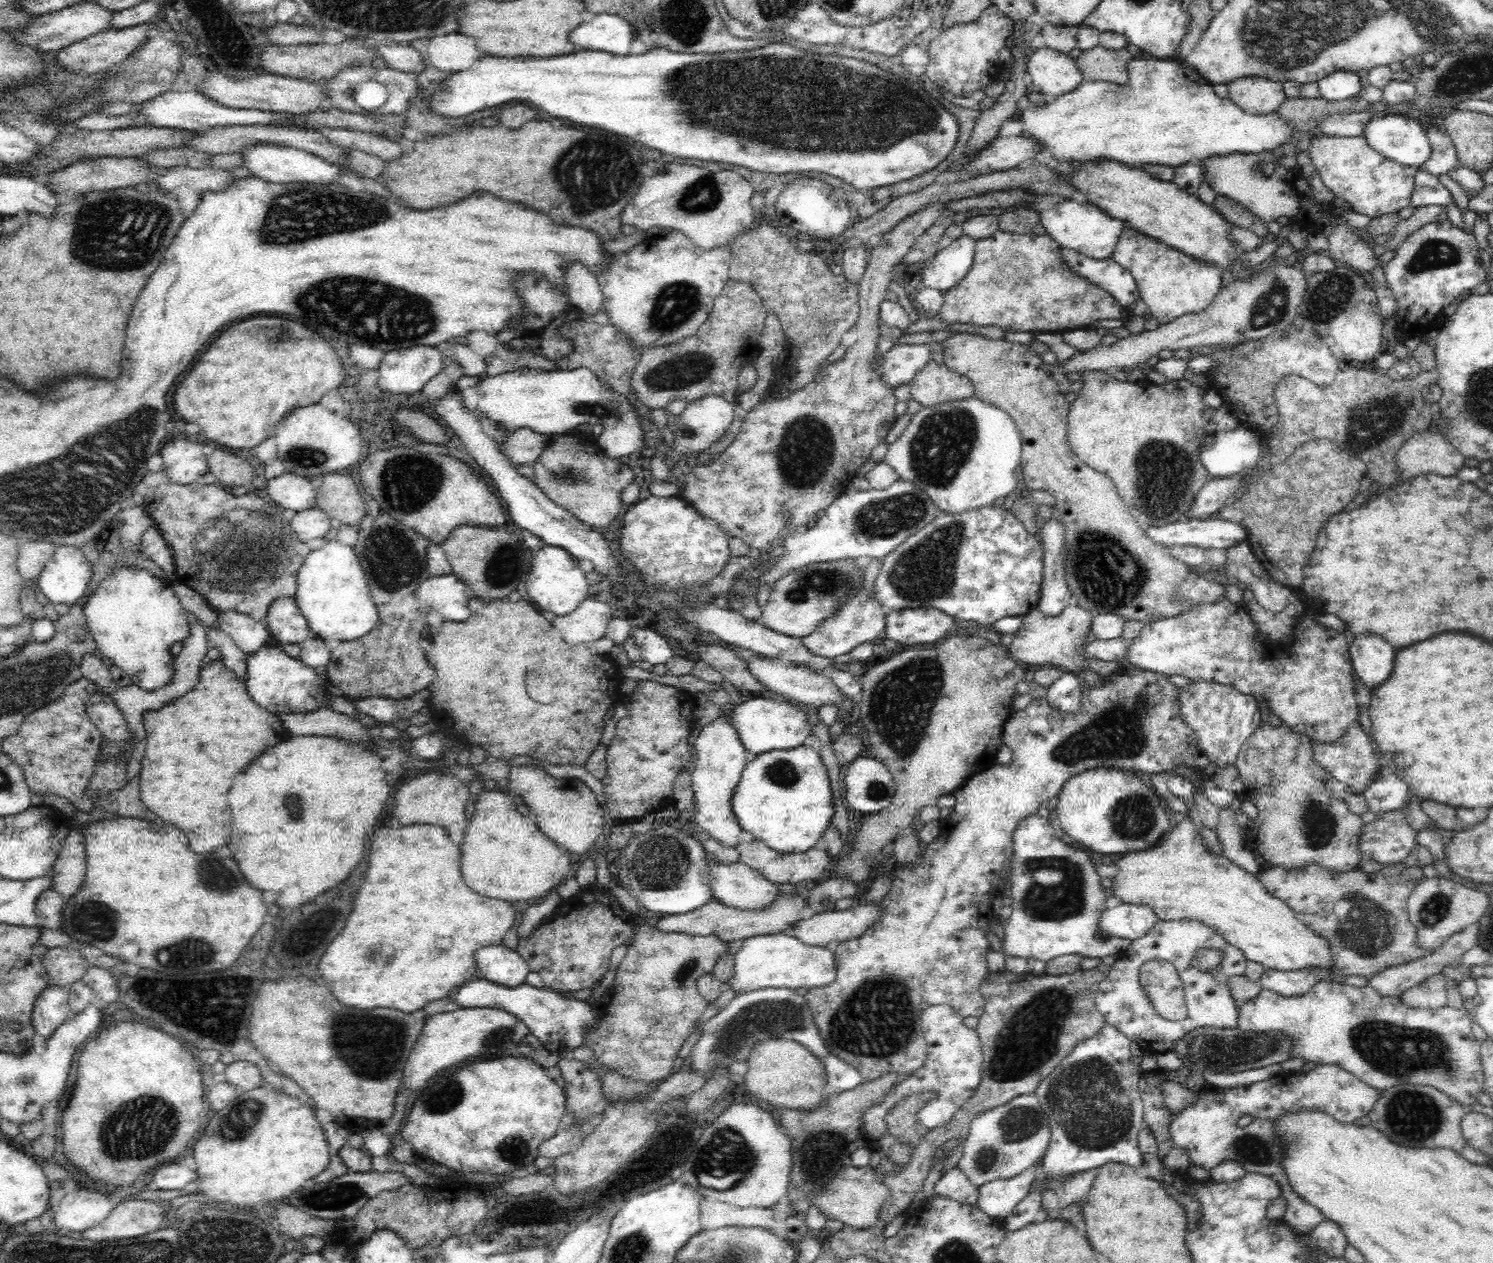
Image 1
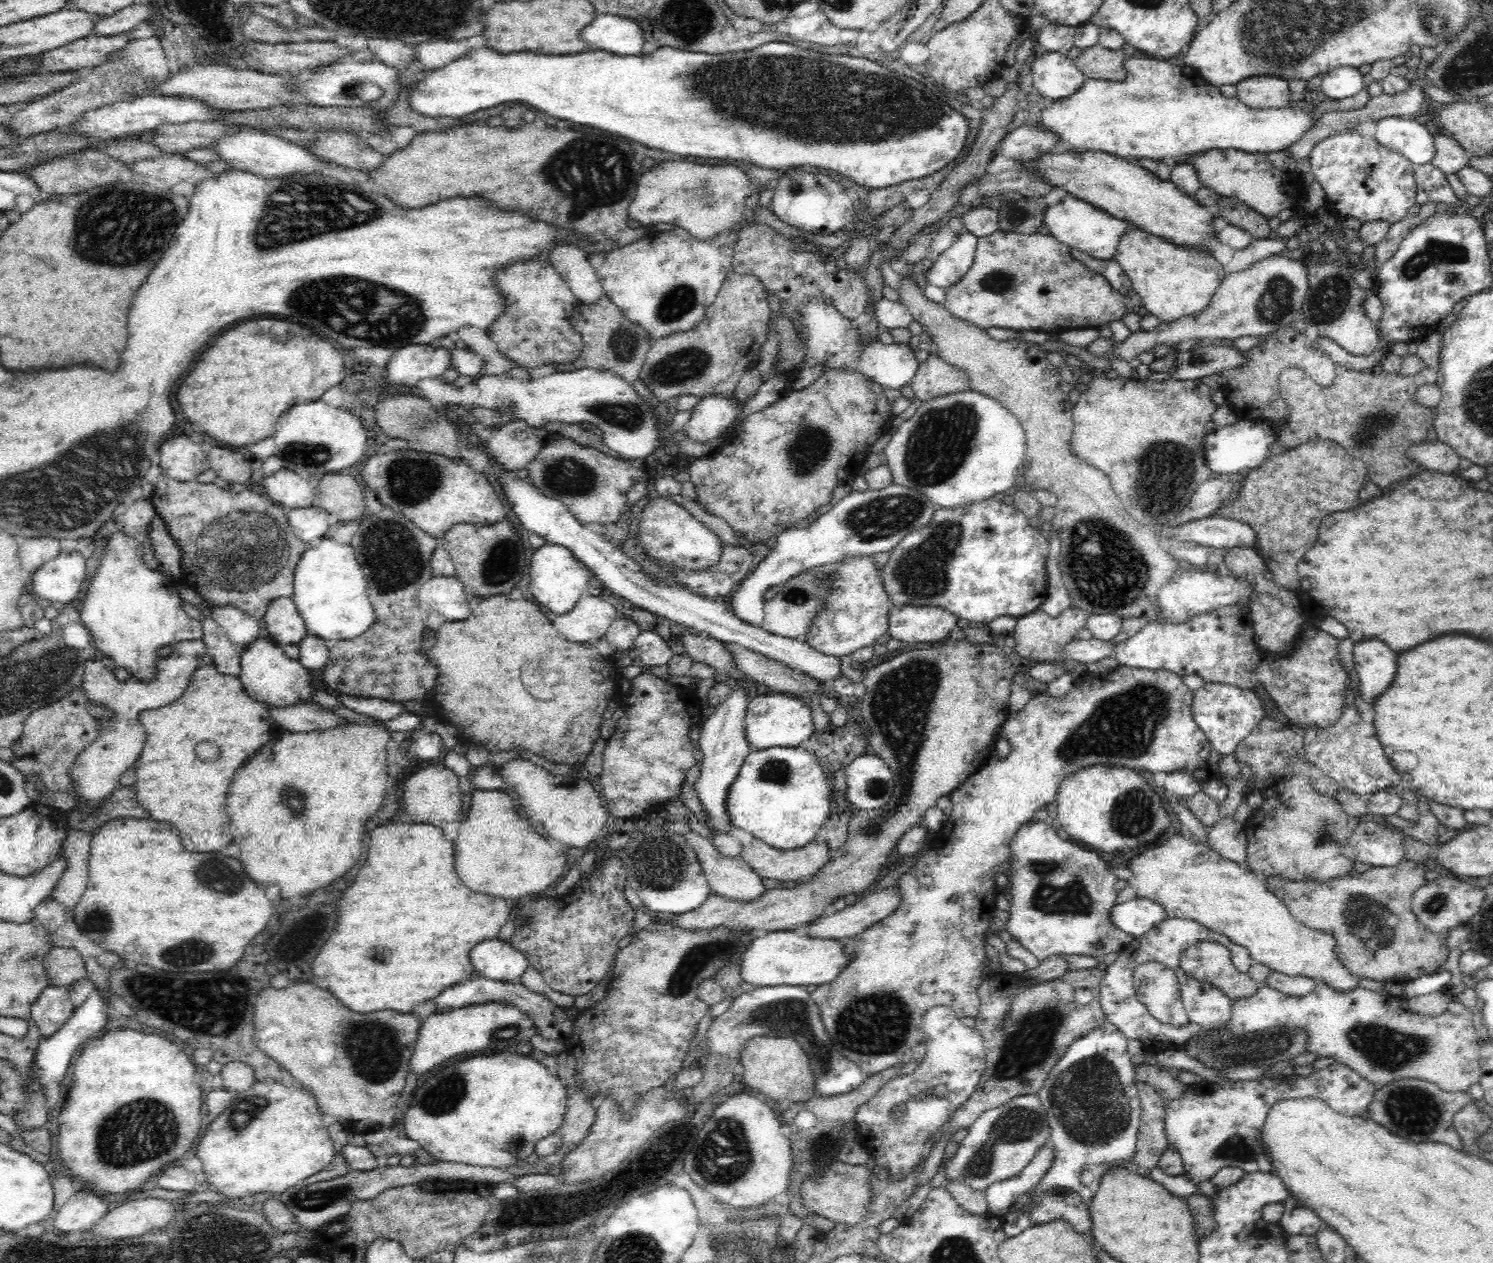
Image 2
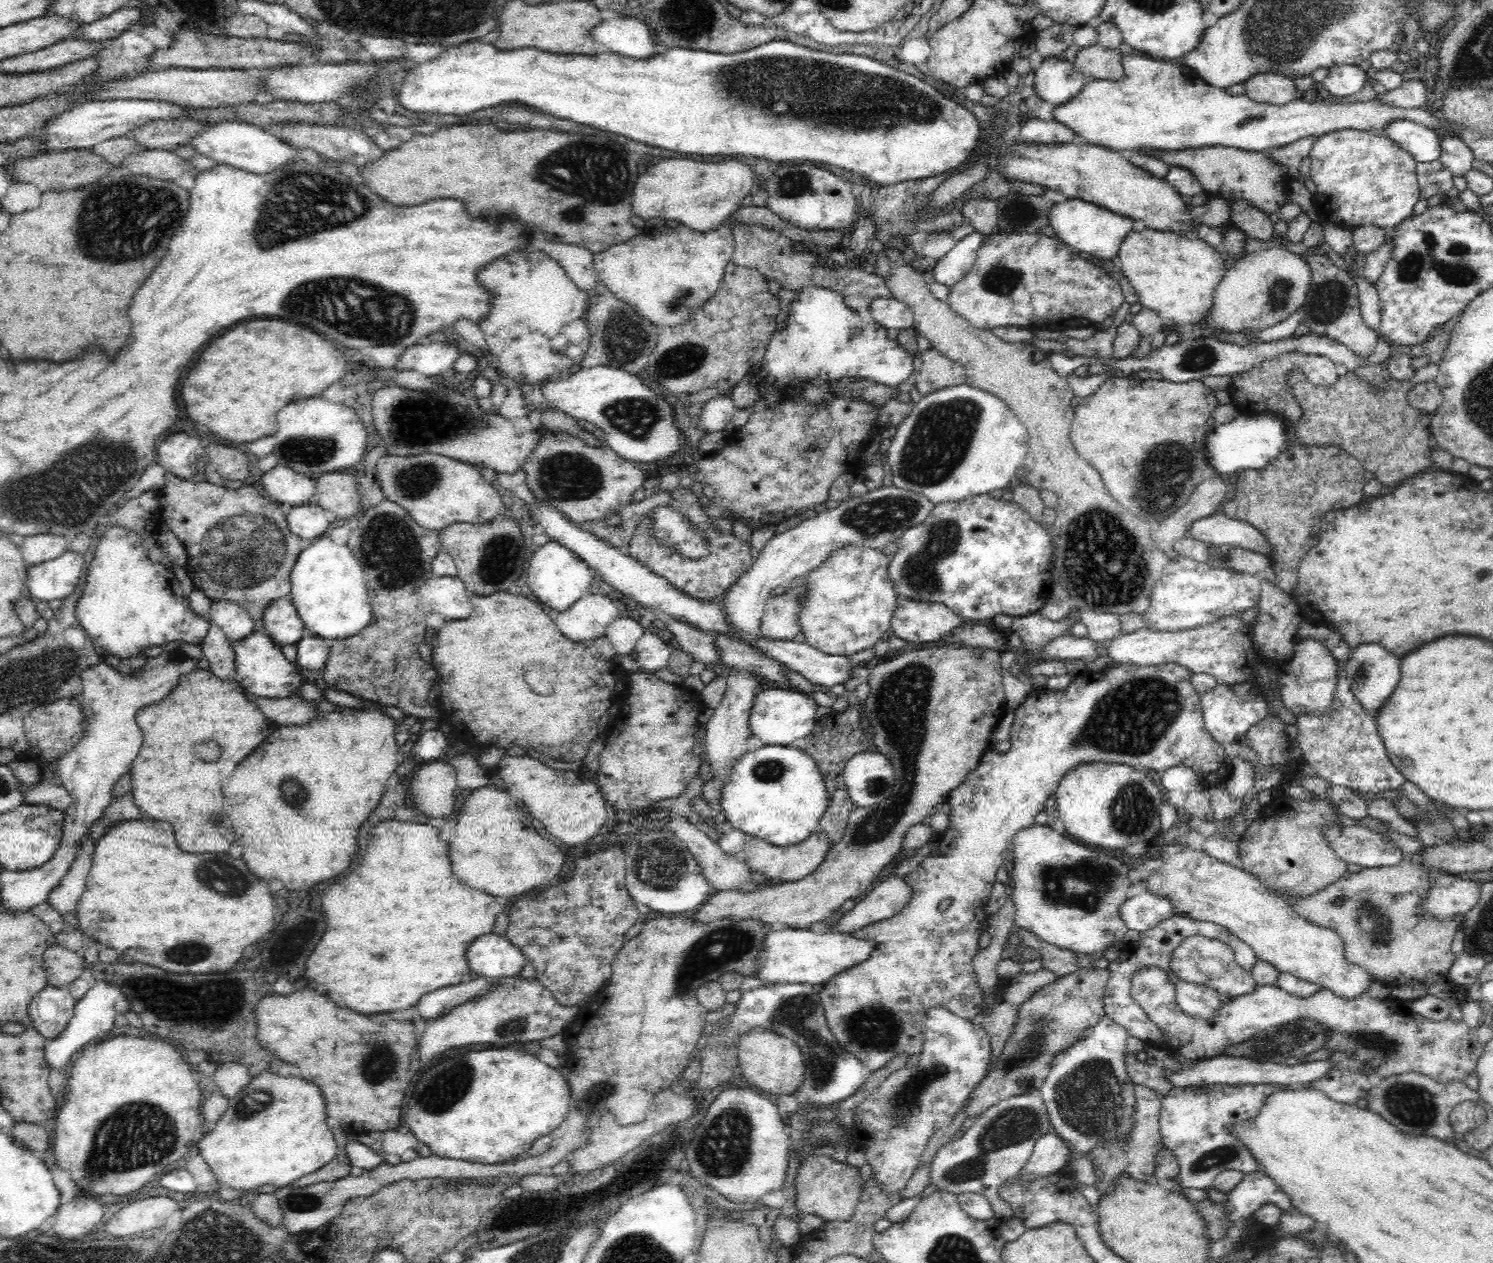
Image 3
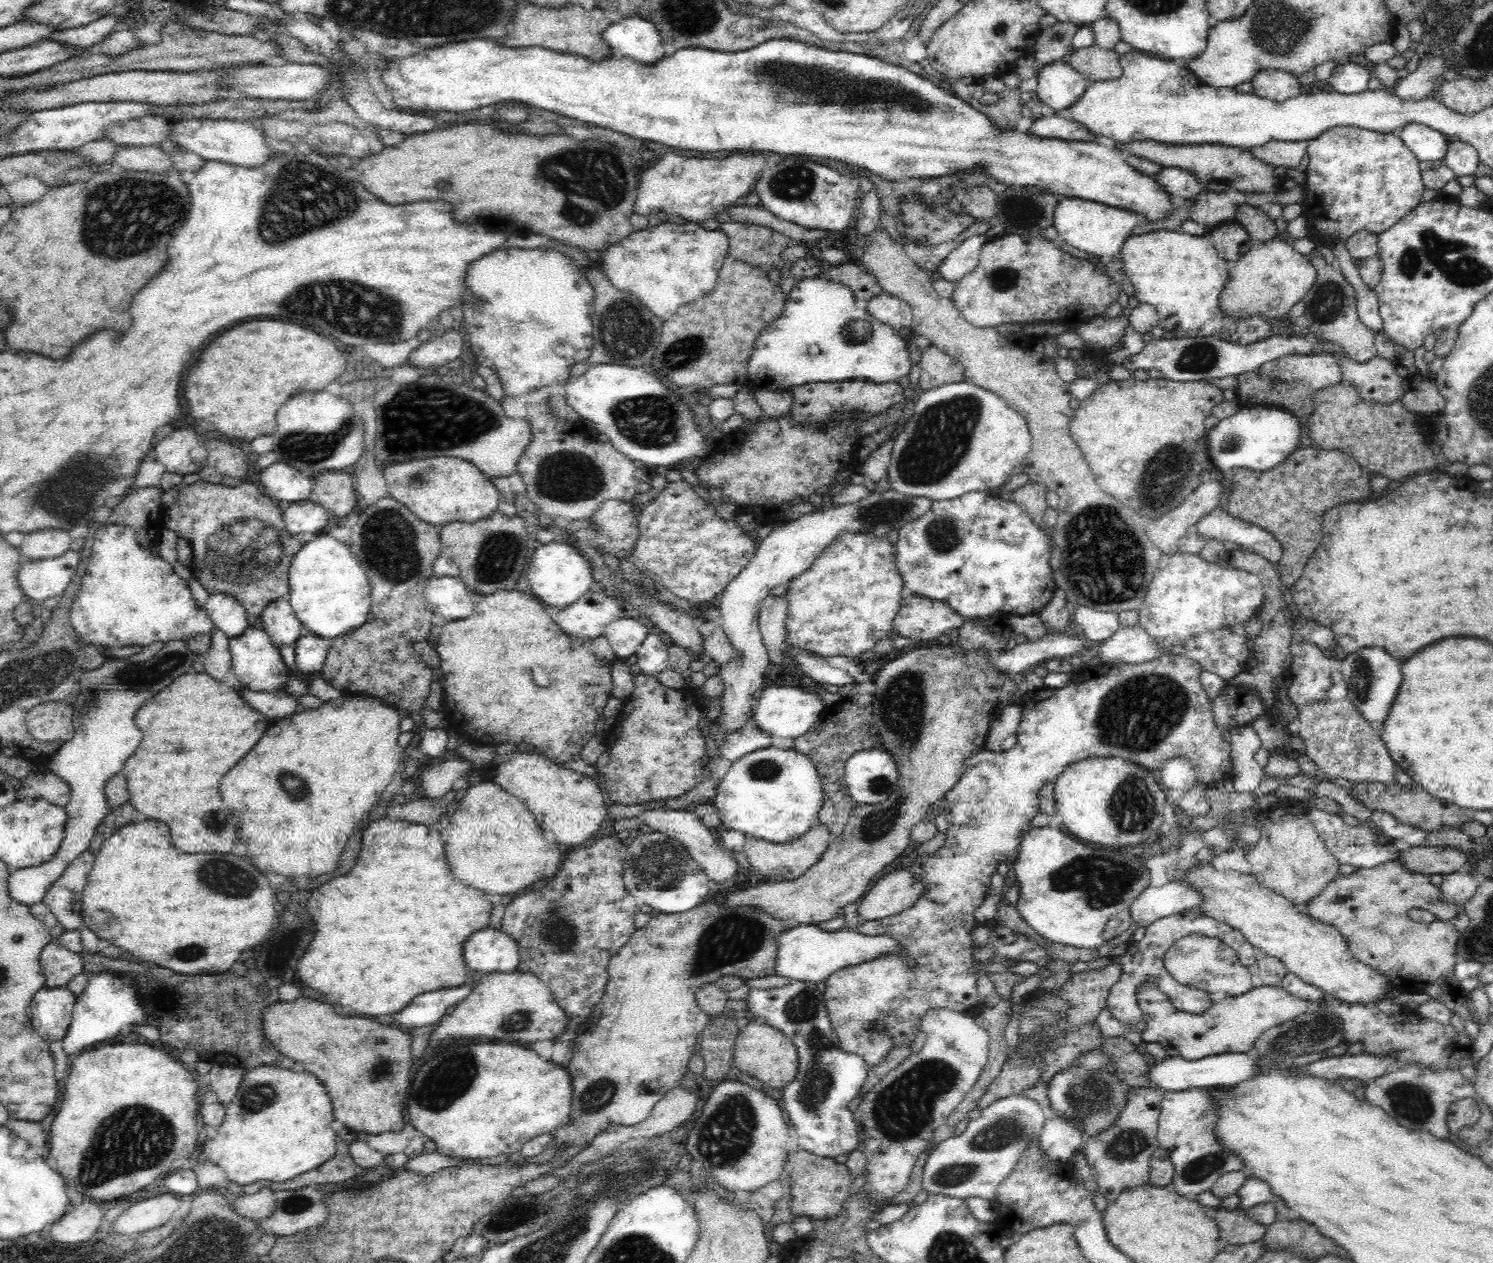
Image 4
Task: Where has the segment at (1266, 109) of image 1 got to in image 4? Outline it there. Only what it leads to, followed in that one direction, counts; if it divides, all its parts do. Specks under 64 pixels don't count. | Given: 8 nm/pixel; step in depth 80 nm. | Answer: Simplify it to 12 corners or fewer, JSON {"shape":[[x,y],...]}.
{"shape":[[1264,69],[1252,93],[1281,102],[1301,95],[1299,80],[1286,71]]}

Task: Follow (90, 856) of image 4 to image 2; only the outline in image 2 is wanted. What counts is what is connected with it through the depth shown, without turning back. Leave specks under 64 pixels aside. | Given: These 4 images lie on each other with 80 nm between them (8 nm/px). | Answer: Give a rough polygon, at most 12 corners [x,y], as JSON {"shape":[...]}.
{"shape":[[71,828],[63,840],[68,868],[50,896],[70,916],[86,890],[89,833]]}

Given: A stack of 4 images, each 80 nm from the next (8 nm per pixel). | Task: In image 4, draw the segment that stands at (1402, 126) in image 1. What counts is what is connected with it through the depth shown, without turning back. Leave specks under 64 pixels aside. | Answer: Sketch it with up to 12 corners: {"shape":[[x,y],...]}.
{"shape":[[1423,124],[1395,131],[1418,162],[1446,155],[1447,137]]}

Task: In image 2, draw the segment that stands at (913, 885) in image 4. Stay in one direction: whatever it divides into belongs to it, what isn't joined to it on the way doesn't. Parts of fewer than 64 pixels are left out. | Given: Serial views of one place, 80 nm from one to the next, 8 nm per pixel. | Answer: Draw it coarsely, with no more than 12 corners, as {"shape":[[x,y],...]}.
{"shape":[[896,887],[866,893],[808,926],[809,940],[853,938],[900,905]]}

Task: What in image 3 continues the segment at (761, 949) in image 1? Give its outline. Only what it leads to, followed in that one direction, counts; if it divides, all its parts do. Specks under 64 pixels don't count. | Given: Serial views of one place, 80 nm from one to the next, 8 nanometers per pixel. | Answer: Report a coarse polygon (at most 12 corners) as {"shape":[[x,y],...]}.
{"shape":[[769,929],[752,977],[822,986],[864,963],[850,933]]}

